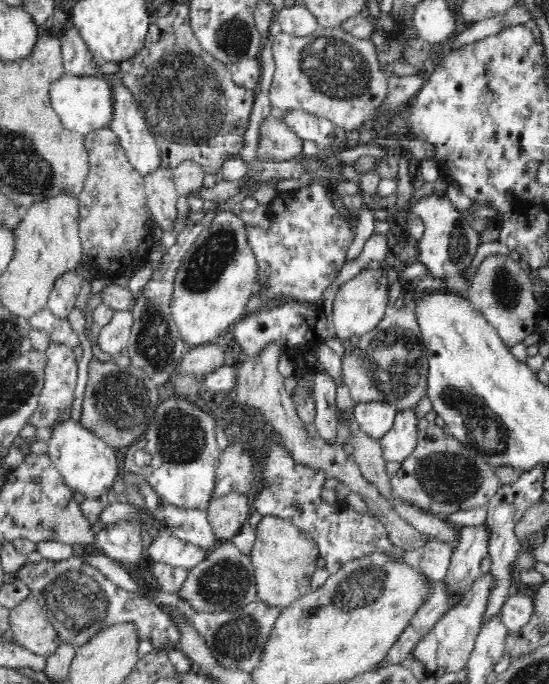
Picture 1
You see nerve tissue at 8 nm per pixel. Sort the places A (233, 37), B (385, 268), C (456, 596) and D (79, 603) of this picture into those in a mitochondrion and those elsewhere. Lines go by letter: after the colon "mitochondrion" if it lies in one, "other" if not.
A: mitochondrion
B: other
C: other
D: mitochondrion

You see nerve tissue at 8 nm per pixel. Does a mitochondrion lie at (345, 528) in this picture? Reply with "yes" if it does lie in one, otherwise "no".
no

